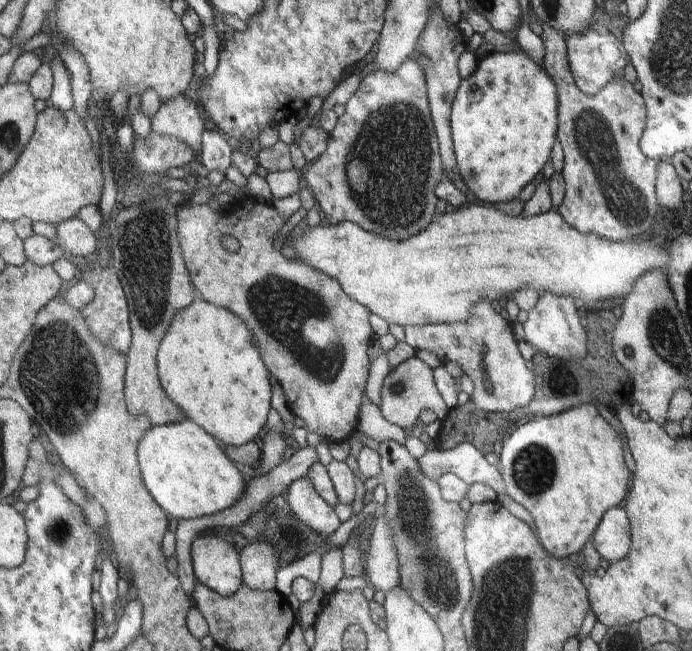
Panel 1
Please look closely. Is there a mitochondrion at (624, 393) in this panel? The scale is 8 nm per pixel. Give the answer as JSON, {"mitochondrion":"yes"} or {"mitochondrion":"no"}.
{"mitochondrion":"no"}

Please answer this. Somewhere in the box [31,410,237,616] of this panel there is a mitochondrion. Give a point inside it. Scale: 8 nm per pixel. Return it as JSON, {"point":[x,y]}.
{"point":[61,528]}

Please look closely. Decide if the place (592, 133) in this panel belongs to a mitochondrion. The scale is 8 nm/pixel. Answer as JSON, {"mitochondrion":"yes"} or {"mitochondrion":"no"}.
{"mitochondrion":"yes"}

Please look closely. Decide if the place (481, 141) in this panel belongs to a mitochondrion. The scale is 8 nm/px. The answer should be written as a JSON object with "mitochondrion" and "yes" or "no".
{"mitochondrion":"no"}

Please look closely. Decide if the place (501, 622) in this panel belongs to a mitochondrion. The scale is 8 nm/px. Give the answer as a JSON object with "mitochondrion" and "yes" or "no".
{"mitochondrion":"yes"}

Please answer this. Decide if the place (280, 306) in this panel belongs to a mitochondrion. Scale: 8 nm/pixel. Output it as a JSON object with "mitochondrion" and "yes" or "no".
{"mitochondrion":"yes"}

